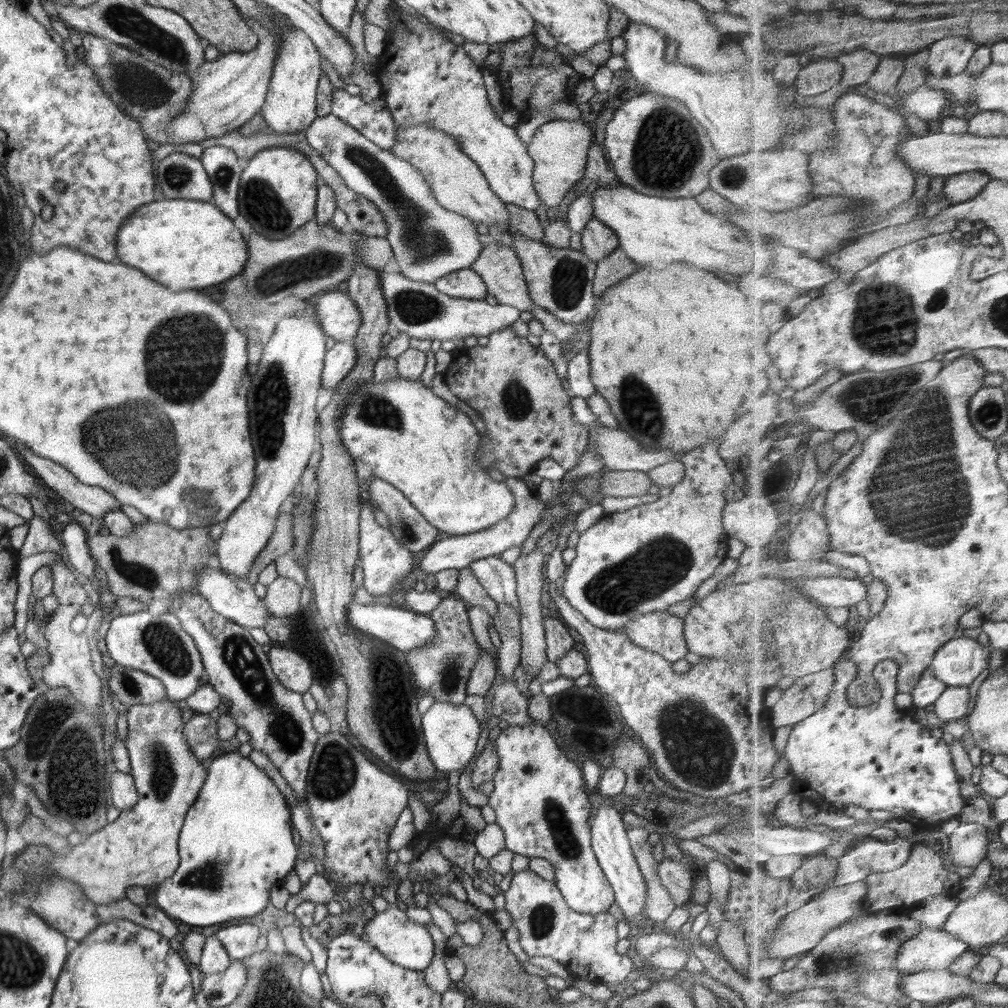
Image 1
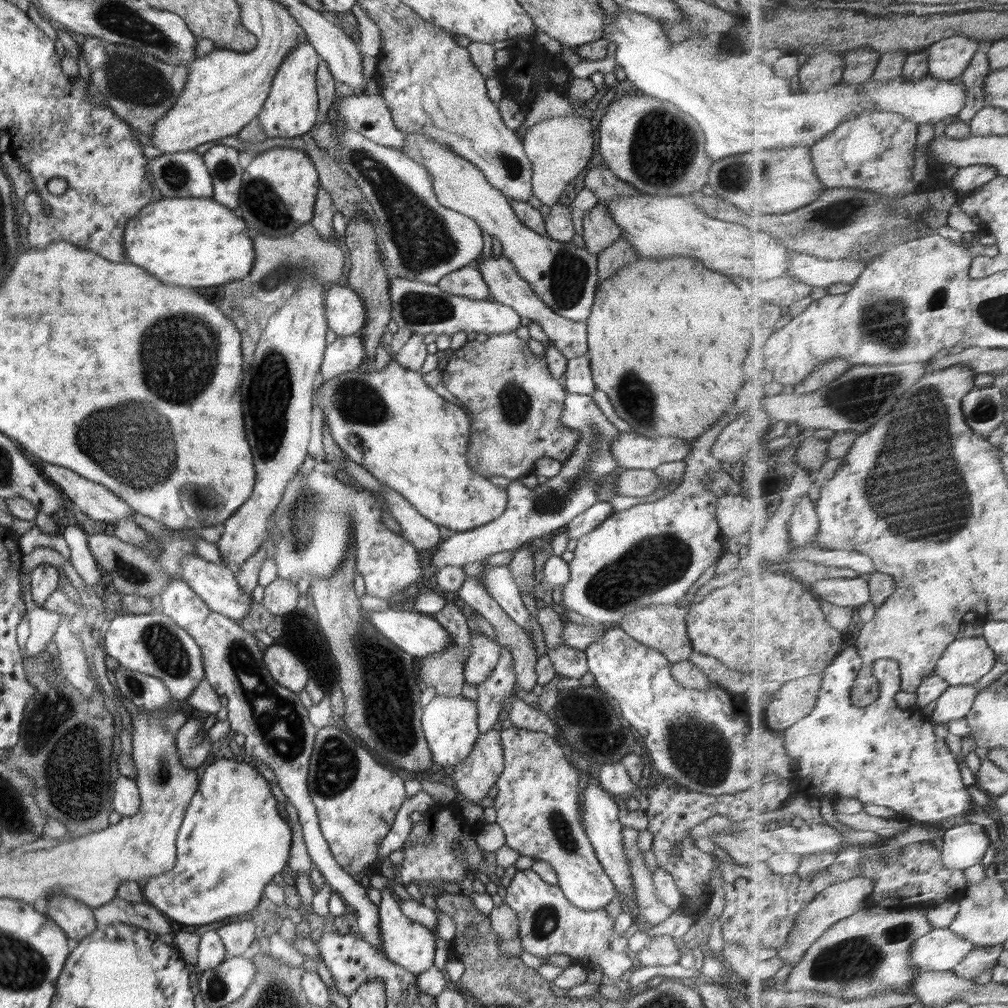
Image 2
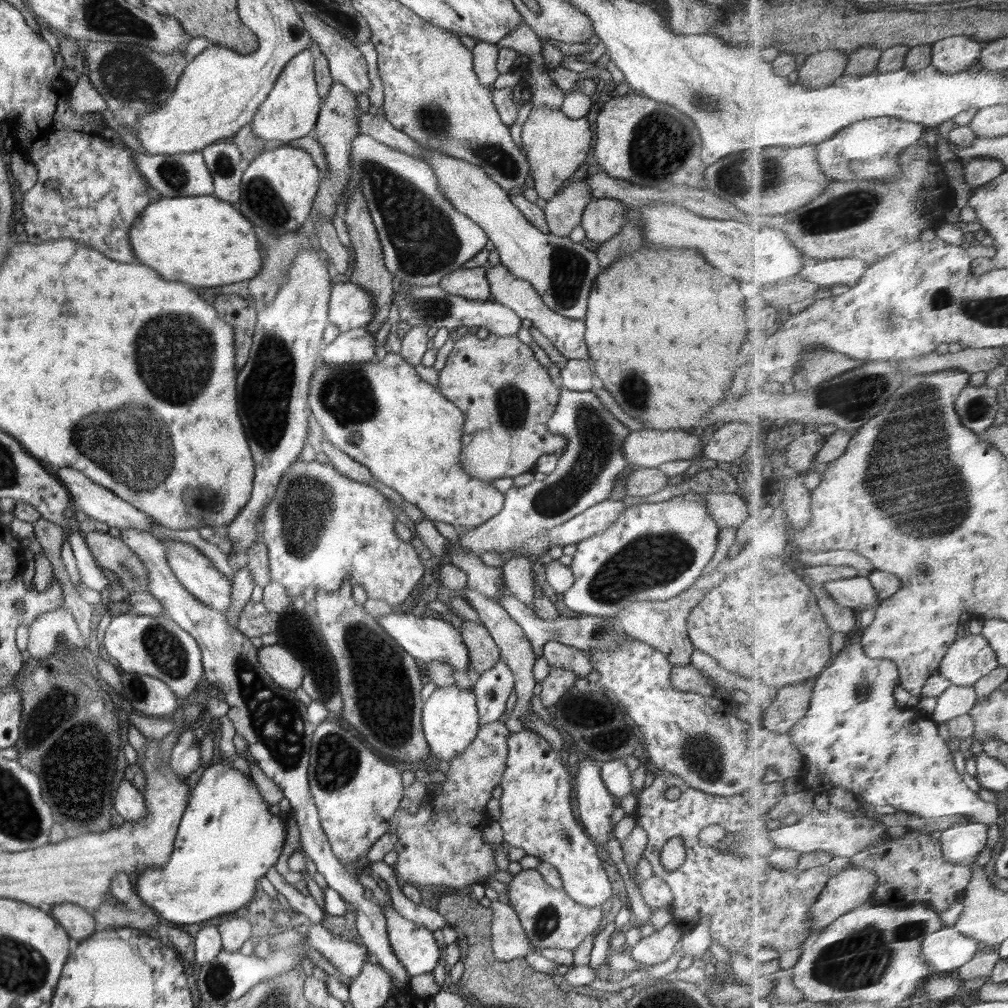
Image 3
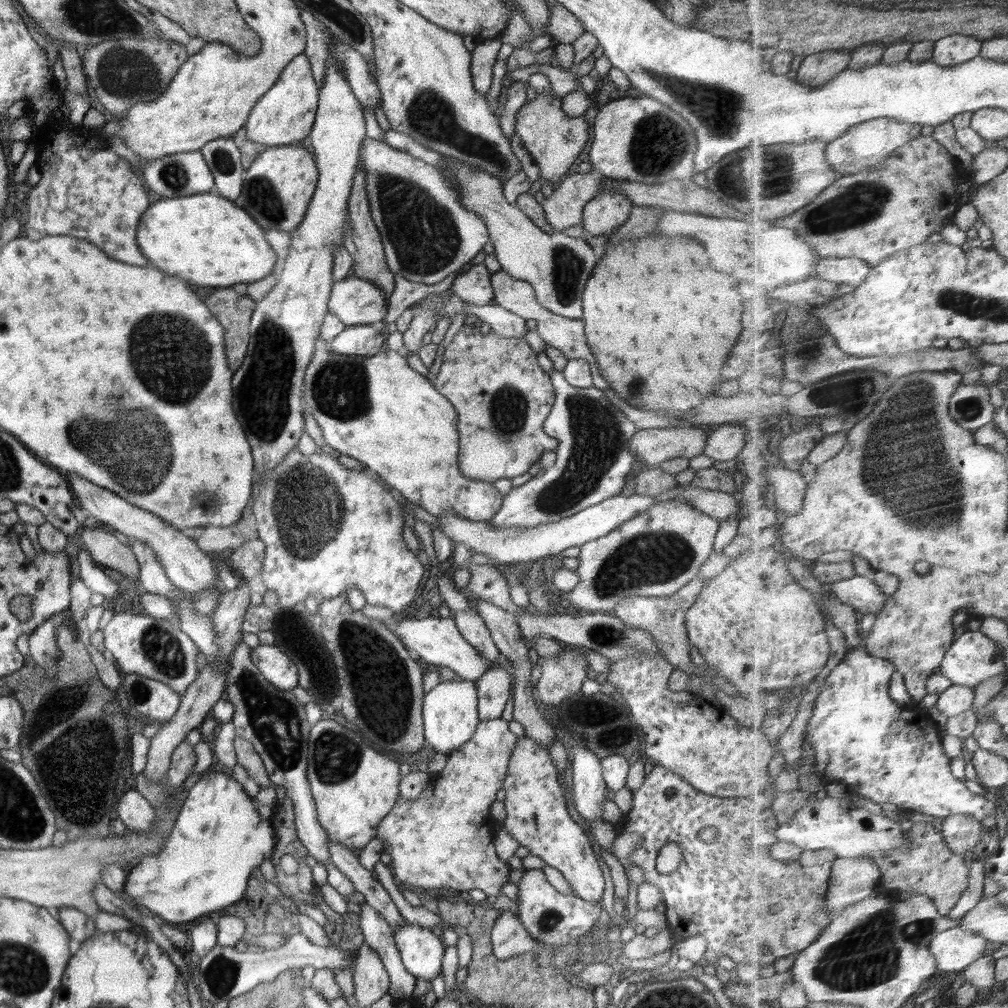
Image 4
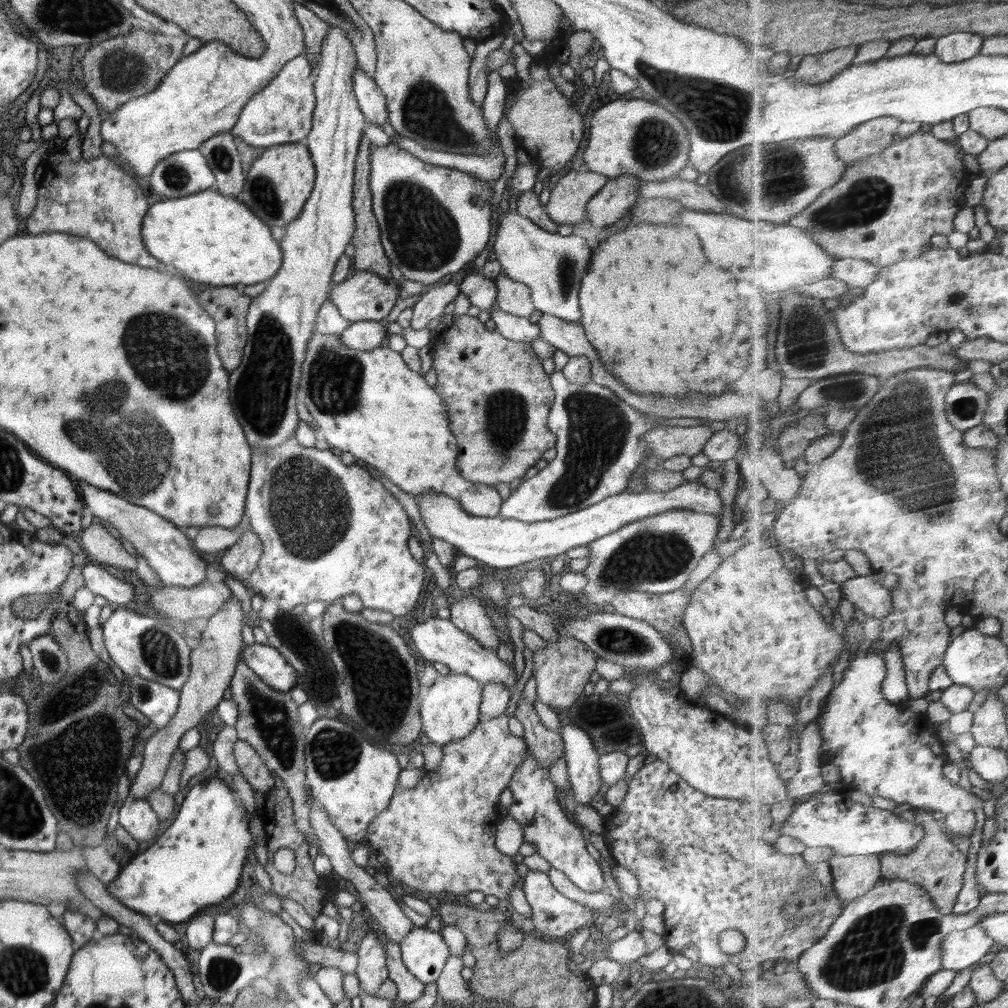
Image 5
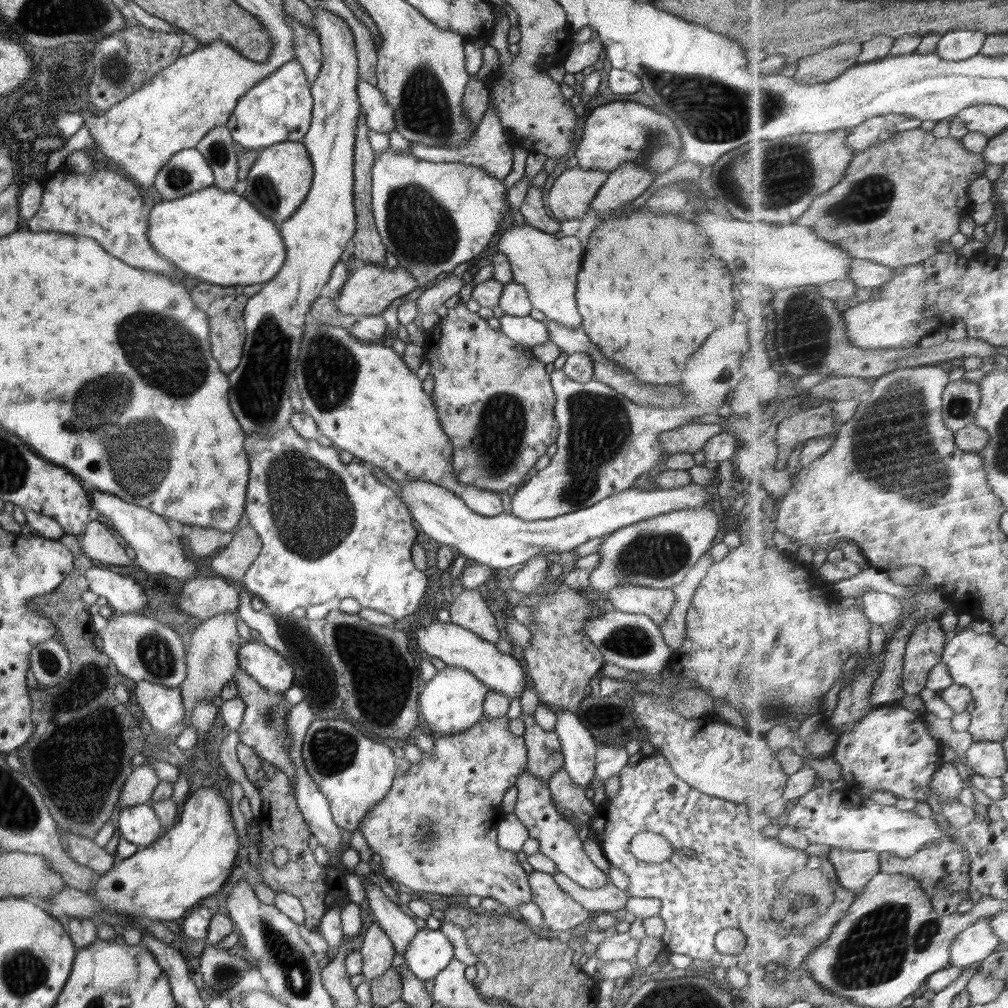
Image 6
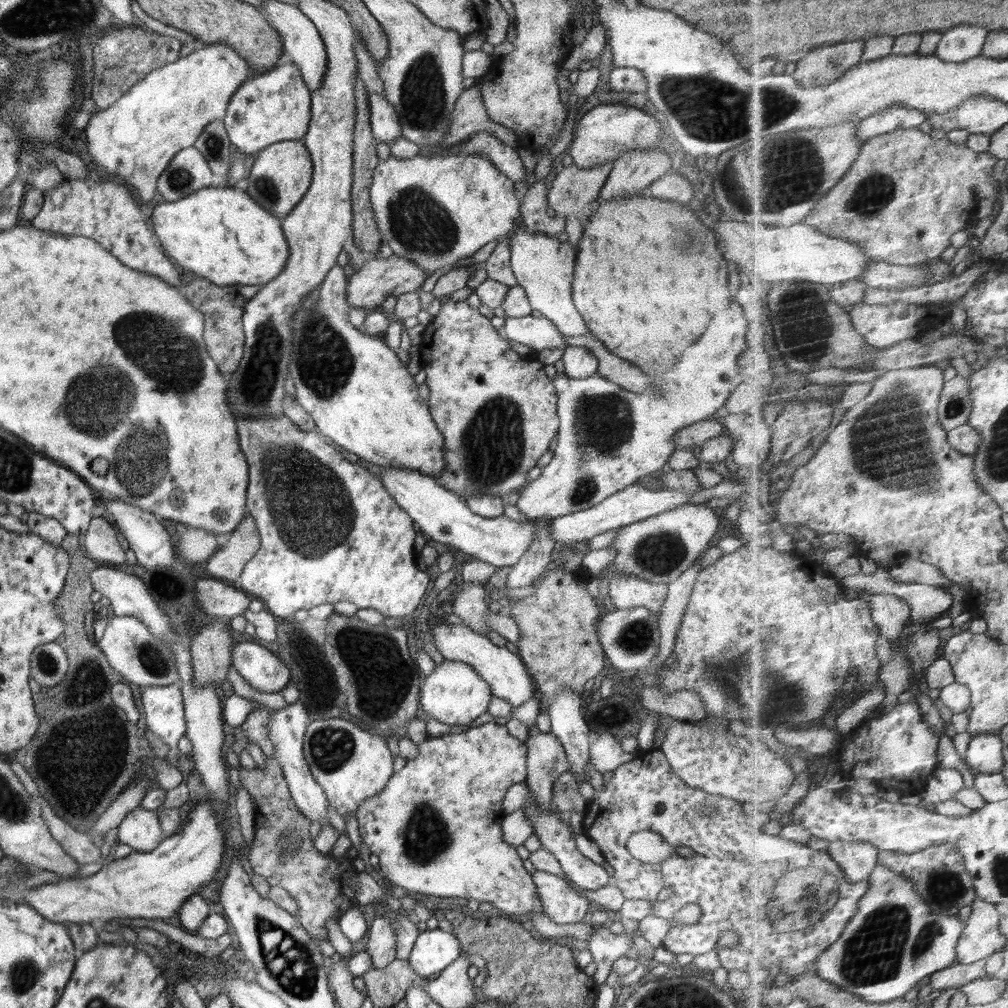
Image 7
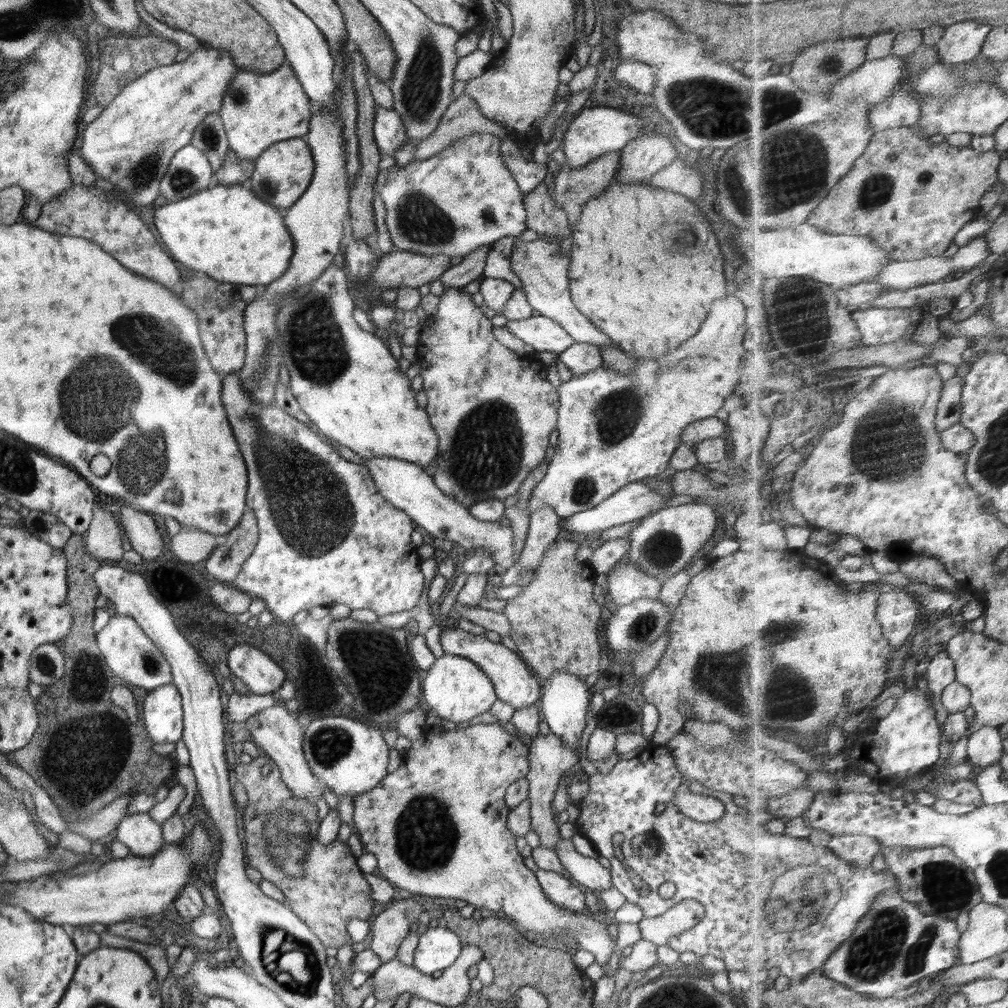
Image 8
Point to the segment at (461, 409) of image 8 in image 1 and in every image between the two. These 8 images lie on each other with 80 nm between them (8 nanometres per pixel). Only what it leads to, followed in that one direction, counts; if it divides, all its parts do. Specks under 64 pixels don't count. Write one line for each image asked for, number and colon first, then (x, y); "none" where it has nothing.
1: (527, 412)
2: (515, 404)
3: (507, 398)
4: (502, 397)
5: (498, 396)
6: (495, 401)
7: (497, 411)

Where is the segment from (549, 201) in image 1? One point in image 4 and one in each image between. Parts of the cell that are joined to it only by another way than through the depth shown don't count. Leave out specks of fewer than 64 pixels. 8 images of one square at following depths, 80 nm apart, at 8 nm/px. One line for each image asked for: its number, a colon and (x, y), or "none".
2: (559, 148)
3: (555, 145)
4: (555, 140)

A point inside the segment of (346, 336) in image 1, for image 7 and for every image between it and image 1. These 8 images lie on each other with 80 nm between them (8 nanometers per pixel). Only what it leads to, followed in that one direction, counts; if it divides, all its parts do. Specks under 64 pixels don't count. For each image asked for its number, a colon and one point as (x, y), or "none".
2: (346, 315)
3: (351, 307)
4: (355, 301)
5: (366, 296)
6: (370, 290)
7: (369, 286)

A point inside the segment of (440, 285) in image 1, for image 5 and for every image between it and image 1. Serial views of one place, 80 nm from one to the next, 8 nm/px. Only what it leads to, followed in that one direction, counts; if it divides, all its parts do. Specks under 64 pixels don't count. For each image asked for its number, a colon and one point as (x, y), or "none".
2: (468, 282)
3: (472, 283)
4: (474, 286)
5: (482, 292)

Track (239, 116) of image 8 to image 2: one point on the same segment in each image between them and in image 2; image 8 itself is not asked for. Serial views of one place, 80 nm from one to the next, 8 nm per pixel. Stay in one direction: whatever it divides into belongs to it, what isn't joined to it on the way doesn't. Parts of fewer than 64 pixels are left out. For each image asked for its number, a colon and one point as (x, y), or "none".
2: (291, 109)
3: (291, 110)
4: (285, 114)
5: (282, 112)
6: (278, 109)
7: (275, 106)

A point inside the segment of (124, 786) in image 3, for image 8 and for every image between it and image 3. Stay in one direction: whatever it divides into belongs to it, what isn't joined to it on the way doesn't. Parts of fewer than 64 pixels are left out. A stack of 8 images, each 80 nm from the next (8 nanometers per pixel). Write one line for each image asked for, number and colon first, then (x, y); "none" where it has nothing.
4: (133, 810)
5: (136, 816)
6: (139, 824)
7: (140, 829)
8: (143, 836)

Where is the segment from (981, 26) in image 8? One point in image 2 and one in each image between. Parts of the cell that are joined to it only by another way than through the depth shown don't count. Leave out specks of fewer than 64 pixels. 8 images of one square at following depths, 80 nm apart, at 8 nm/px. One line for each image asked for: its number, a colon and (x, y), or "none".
2: (949, 59)
3: (957, 53)
4: (955, 50)
5: (961, 46)
6: (959, 45)
7: (963, 43)

